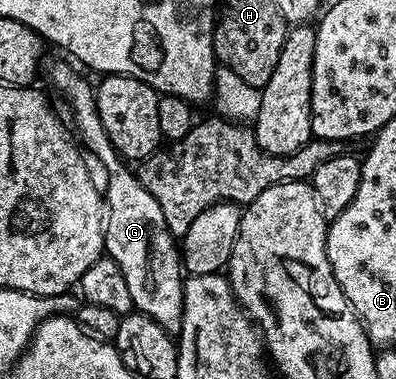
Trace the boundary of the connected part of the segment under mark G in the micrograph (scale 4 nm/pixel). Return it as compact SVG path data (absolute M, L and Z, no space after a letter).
M69 65L54 67L53 85L69 100L73 121L81 128L80 144L86 150L89 148L101 160L102 167L109 172L109 182L103 185L103 200L107 206L105 253L111 259L115 259L115 263L119 263L119 271L123 271L123 279L127 279L127 287L131 291L134 310L146 313L169 333L180 334L183 266L178 242L170 233L167 223L163 219L163 211L159 208L159 203L155 203L155 195L151 195L151 191L147 191L147 187L143 187L140 176L134 170L133 173L129 170L132 168L113 148L111 139L102 127L97 114L94 86L88 85L72 69L74 66Z

